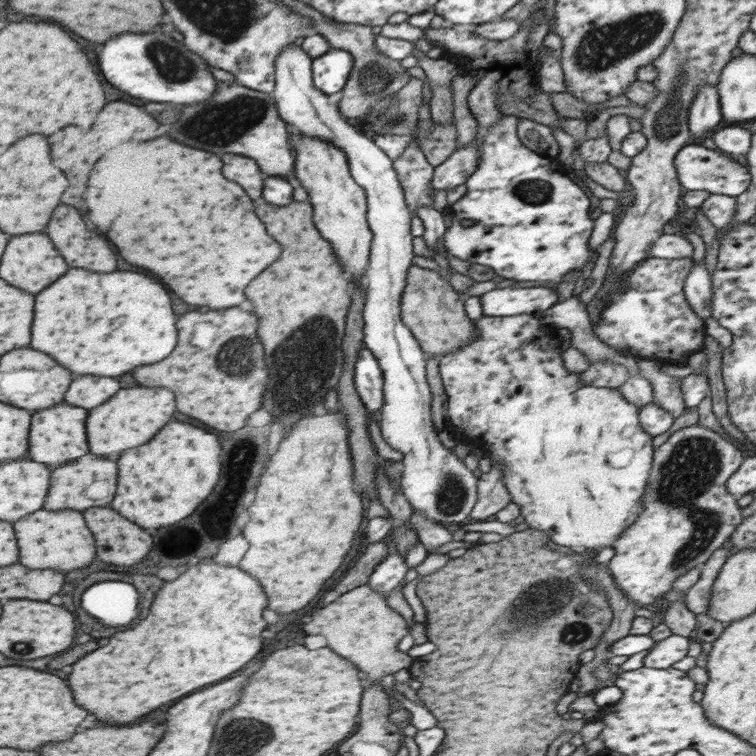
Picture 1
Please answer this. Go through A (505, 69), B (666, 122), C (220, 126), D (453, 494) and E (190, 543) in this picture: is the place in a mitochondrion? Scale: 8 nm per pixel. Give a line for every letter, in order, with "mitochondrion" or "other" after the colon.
A: other
B: mitochondrion
C: mitochondrion
D: mitochondrion
E: other

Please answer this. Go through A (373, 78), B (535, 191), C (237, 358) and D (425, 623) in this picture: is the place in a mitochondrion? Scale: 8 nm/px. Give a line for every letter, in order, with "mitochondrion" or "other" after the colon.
A: mitochondrion
B: mitochondrion
C: mitochondrion
D: other

